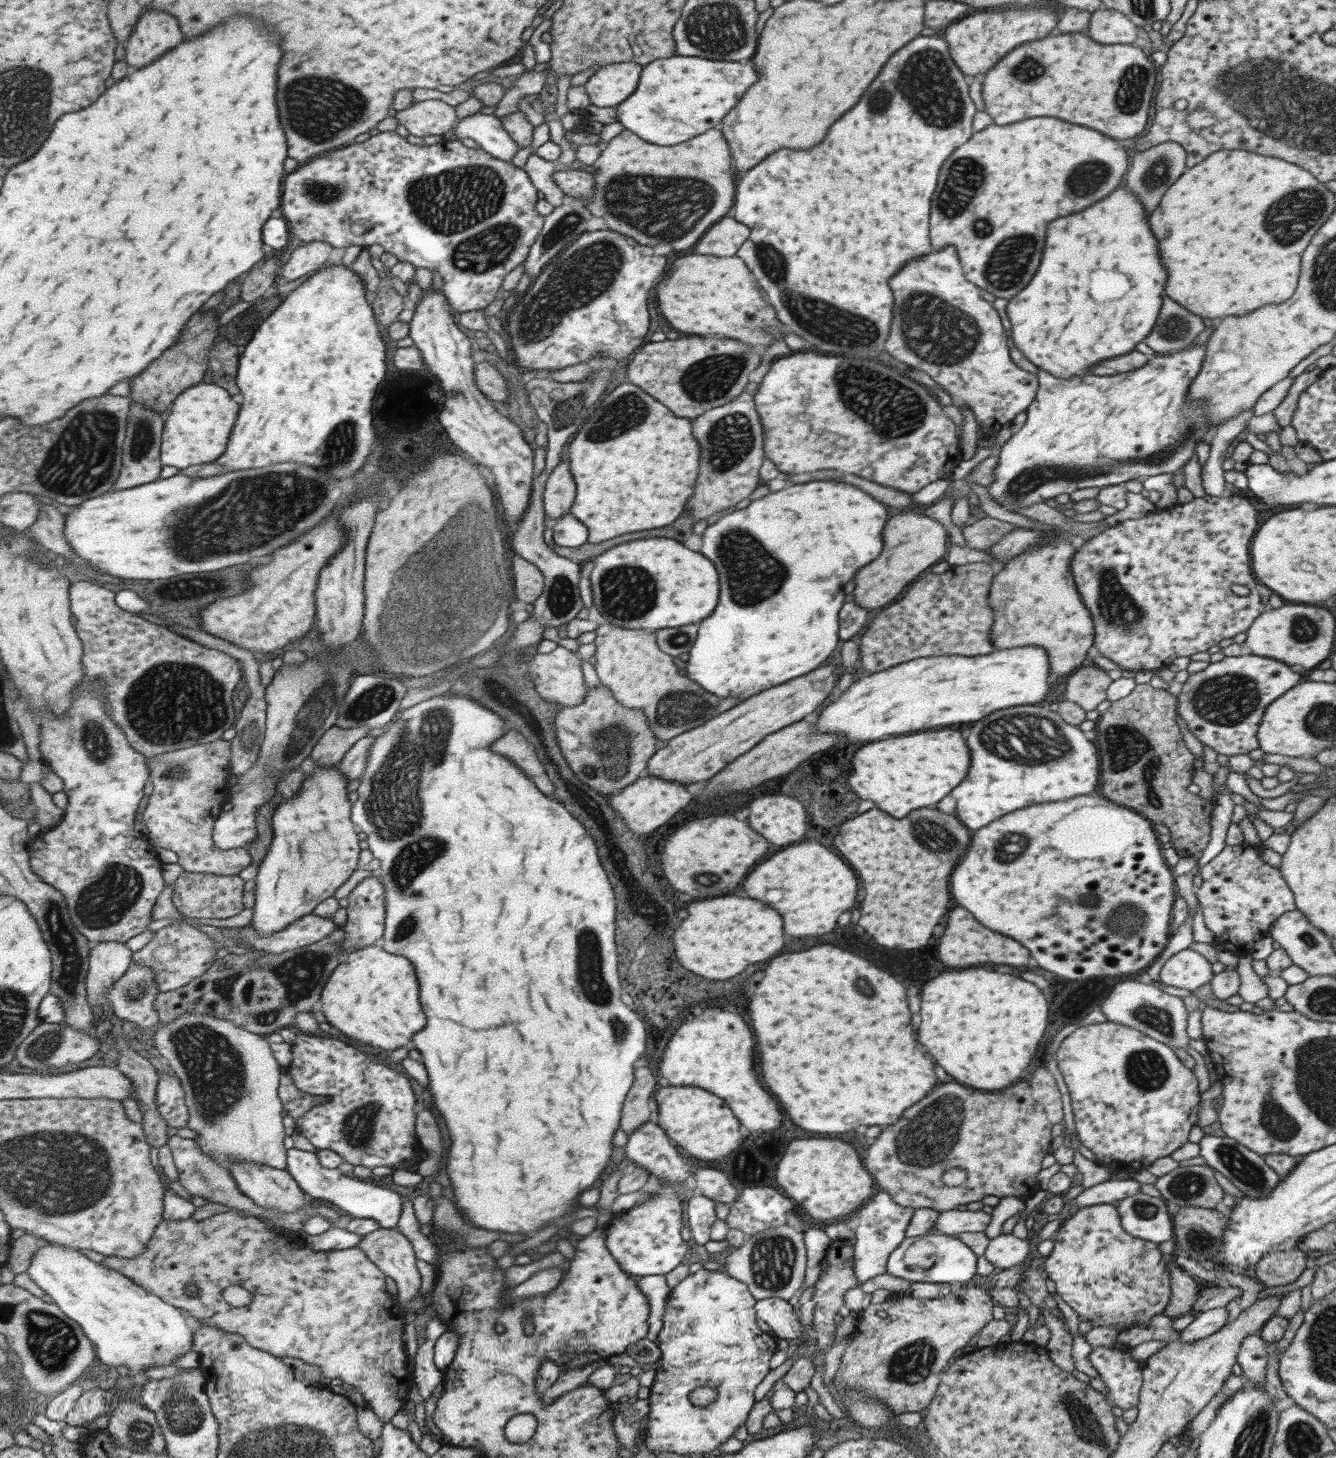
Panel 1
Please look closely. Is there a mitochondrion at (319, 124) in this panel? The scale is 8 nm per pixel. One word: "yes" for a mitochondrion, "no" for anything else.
yes

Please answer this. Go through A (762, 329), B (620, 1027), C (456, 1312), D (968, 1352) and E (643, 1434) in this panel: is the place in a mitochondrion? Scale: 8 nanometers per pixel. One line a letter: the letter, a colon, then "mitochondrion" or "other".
A: mitochondrion
B: mitochondrion
C: other
D: other
E: other

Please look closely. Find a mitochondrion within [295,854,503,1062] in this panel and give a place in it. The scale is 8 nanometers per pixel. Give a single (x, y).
(405, 927)

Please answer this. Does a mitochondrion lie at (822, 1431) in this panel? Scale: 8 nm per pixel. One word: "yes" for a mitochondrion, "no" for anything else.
no

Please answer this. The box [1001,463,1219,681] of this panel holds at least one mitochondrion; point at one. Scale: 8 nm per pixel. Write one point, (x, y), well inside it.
(1118, 609)

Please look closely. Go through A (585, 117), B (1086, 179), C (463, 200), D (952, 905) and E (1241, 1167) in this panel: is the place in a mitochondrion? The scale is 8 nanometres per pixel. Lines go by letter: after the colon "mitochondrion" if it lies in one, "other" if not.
A: other
B: mitochondrion
C: mitochondrion
D: other
E: mitochondrion

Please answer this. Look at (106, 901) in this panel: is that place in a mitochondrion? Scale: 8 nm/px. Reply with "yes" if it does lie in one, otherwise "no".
yes

